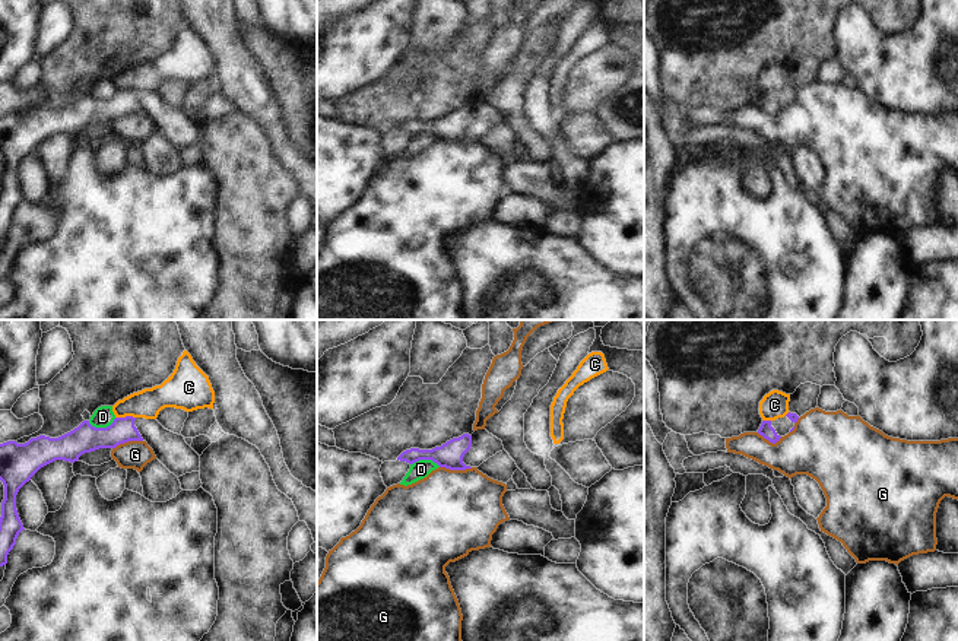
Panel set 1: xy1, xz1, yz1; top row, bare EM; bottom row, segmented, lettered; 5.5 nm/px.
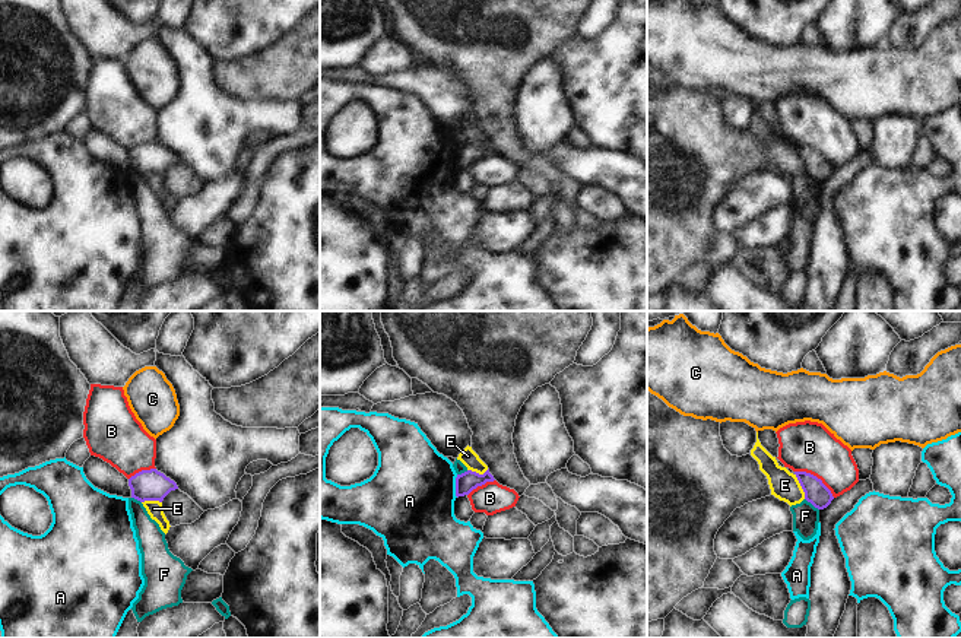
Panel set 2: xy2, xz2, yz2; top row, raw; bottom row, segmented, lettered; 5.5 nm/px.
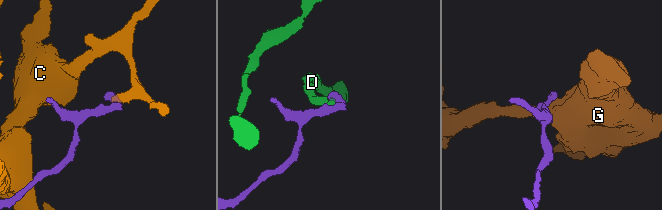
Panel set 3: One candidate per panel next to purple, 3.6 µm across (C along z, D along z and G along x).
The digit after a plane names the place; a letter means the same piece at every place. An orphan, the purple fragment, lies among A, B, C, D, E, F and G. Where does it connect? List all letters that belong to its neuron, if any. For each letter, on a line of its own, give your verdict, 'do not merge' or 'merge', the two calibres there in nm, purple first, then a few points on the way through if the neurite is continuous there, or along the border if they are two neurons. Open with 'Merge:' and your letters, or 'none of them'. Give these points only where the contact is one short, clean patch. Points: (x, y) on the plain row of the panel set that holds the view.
Merge: none of them
A: do not merge | 110/480 nm | along xz2 (457, 148), (456, 170)
B: do not merge | 130/280 nm | along yz2 (795, 143), (815, 148), (834, 170)
C: do not merge | 150/160 nm | along xy1 (135, 89), (116, 91)
D: do not merge | 160/110 nm | along xy1 (116, 91), (105, 100), (92, 100), (88, 95)
E: do not merge | 130/160 nm | along yz2 (795, 146), (805, 171)
F: do not merge | 130/140 nm | along yz2 (805, 171), (818, 183)
G: do not merge | 140/480 nm

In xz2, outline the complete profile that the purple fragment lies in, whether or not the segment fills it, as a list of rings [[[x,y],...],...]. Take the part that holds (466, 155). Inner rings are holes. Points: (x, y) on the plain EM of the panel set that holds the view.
[[[489,142],[479,147],[476,145],[467,143],[456,150],[456,169],[469,168],[478,159],[485,158],[486,155],[494,155],[494,149],[489,146]]]

